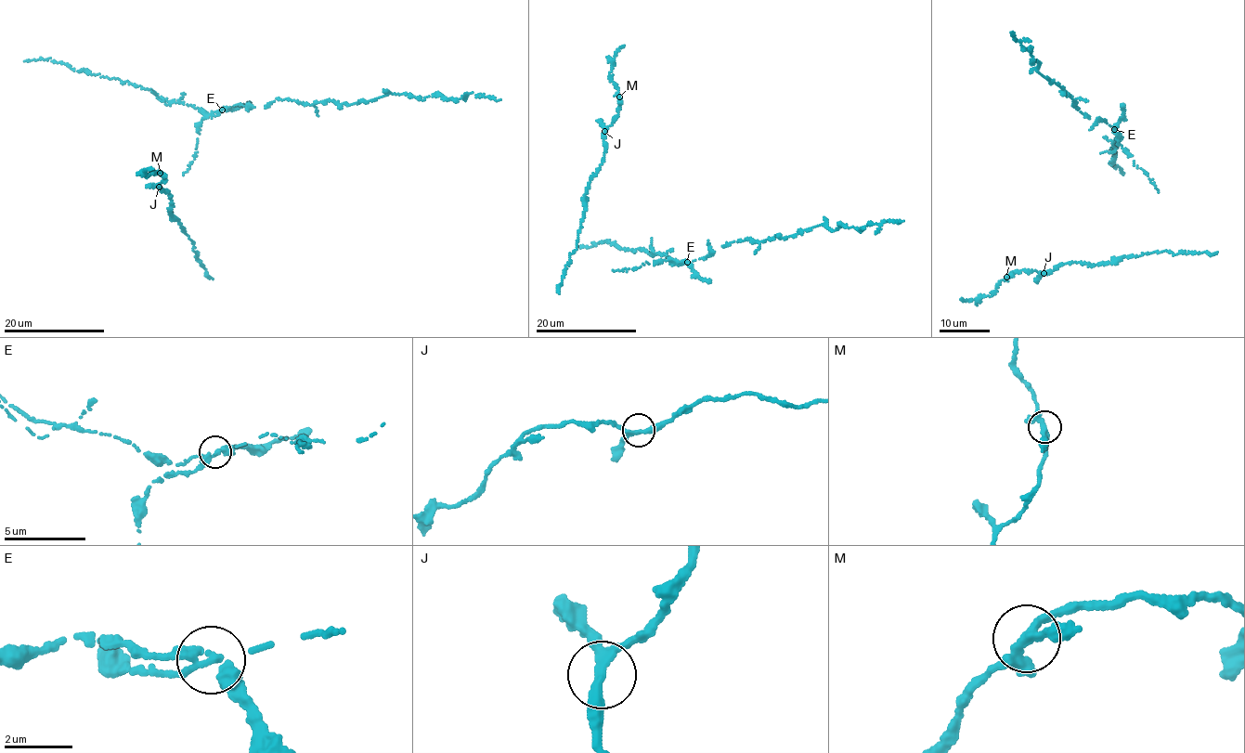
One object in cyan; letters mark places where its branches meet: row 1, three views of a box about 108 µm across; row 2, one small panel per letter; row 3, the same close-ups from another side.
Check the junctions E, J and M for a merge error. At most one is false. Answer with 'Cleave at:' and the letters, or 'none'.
Cleave at: E

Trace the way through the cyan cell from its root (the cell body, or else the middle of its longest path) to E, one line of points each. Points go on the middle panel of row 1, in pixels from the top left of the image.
E: (674, 261), (687, 262)

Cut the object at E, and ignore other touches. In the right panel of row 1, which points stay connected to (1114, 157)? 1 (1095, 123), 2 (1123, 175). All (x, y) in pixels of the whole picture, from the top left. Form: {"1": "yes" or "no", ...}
{"1": "yes", "2": "yes"}

